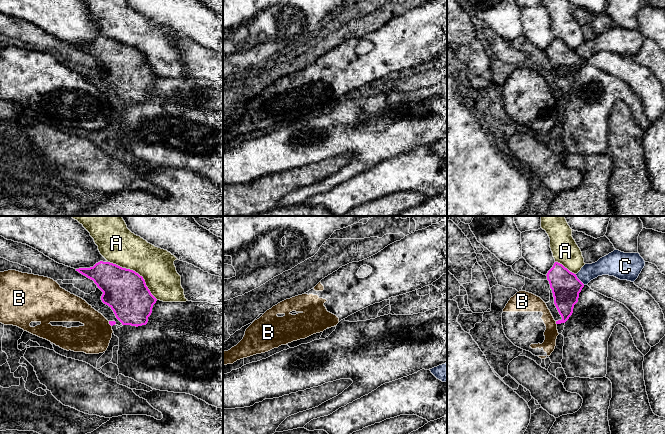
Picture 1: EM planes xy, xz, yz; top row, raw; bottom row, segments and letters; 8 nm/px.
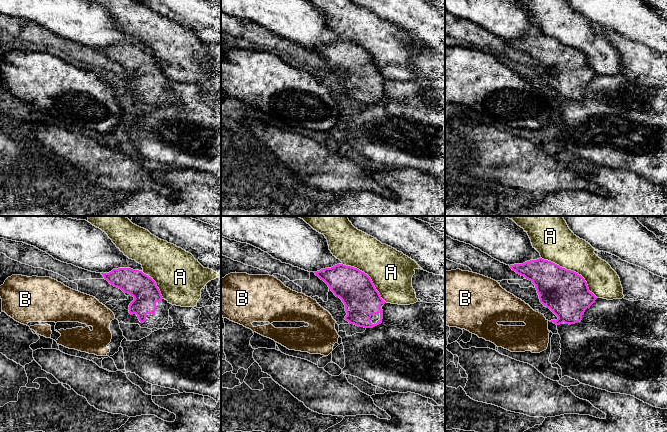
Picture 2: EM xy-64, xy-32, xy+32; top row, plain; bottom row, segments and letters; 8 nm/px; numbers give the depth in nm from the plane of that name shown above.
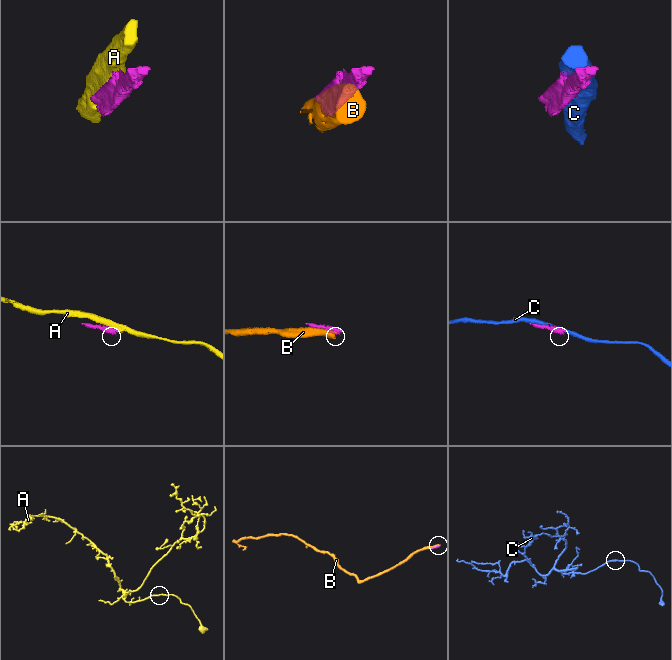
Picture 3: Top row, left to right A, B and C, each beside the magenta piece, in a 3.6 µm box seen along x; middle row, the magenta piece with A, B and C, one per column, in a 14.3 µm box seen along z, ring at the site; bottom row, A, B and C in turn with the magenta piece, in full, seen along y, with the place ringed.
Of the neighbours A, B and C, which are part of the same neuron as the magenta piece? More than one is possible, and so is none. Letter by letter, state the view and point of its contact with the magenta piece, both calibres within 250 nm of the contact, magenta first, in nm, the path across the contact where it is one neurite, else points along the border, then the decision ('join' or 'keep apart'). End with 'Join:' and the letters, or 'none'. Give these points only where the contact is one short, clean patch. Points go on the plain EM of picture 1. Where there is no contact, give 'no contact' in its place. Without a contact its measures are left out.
A: contact xy (135, 48); calibres 340 and 300 nm; keep apart
B: contact yz (556, 99); calibres 200 and 140 nm; border yz (555, 97), (556, 100); keep apart
C: contact yz (578, 55); calibres 240 and 140 nm; keep apart
Join: none

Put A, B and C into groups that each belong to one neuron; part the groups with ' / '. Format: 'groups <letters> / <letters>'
groups A / B / C

